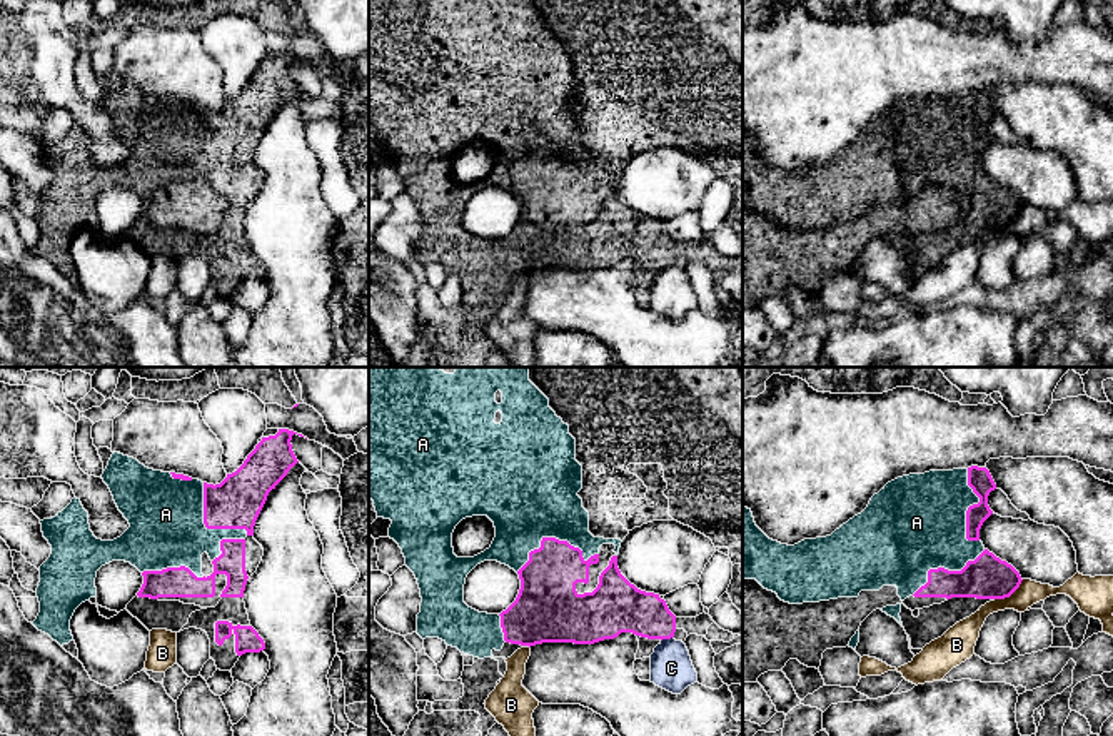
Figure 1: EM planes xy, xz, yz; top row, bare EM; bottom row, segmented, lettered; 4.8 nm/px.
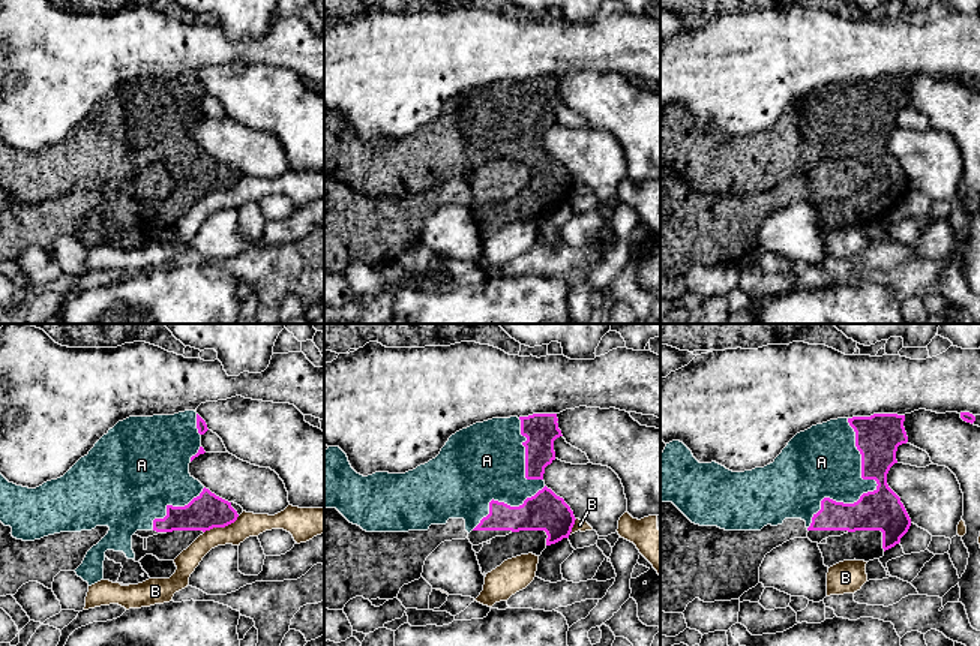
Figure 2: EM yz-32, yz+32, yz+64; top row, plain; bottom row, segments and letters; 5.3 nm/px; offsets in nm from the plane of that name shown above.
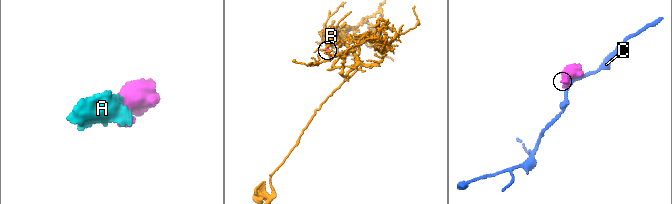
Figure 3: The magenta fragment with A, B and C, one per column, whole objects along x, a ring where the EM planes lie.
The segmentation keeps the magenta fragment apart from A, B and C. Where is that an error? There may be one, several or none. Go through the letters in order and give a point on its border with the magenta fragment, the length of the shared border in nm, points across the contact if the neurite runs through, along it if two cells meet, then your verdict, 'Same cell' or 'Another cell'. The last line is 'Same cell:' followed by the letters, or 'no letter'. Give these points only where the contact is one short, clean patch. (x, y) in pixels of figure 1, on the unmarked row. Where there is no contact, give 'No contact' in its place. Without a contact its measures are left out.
A: Touches magenta at xz (554, 164). Shared border 400 nm. Same cell
B: Touches magenta at yz (1010, 221). Shared border 170 nm. Boundary: yz (1023, 206), (1008, 222), (995, 226). Another cell
C: Touches magenta at xz (666, 264). Shared border 70 nm. Another cell
Same cell: A

